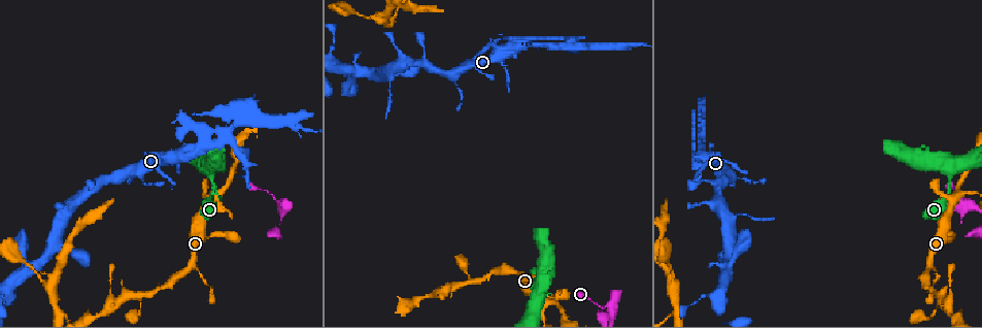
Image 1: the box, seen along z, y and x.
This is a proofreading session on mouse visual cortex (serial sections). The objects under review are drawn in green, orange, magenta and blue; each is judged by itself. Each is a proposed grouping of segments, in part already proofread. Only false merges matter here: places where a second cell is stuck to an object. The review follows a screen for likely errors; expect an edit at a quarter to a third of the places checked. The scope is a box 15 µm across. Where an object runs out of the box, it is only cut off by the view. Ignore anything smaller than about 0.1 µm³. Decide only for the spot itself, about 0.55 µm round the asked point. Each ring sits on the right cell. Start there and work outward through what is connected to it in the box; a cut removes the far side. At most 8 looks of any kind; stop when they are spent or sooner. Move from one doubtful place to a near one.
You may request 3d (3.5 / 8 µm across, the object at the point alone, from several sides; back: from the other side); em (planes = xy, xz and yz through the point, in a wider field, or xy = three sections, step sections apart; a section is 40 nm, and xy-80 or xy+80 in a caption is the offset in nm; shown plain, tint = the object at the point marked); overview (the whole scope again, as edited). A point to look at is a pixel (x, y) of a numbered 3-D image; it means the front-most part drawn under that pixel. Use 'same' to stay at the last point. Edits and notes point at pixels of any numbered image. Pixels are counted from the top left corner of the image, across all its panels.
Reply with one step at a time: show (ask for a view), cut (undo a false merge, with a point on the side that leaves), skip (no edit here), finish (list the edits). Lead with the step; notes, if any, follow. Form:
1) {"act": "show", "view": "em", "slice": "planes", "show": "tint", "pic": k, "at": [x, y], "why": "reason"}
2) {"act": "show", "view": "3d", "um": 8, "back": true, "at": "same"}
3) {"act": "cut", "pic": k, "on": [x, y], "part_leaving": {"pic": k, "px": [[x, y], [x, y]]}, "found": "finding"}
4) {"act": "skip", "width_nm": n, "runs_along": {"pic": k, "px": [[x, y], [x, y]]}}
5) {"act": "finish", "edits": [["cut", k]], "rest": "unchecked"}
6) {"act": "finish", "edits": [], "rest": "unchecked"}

{"act": "show", "view": "em", "slice": "xy", "step": 2, "show": "tint", "pic": 1, "at": [516, 45], "why": "four or more arms meet"}

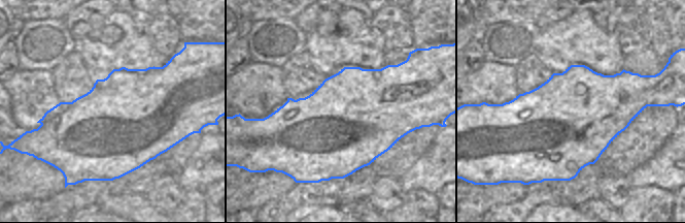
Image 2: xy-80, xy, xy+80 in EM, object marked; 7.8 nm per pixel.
{"act": "show", "view": "3d", "um": 3.5, "at": "same", "why": "wider look"}

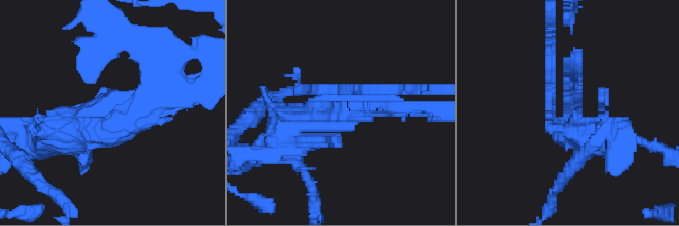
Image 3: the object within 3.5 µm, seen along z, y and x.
{"act": "cut", "pic": 3, "on": [167, 68], "width_nm": 750, "part_leaving": {"pic": 3, "px": [[367, 89], [440, 89]]}, "found": "two cells meet here"}

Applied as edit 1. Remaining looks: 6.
{"act": "show", "view": "overview", "why": "see it whole again"}

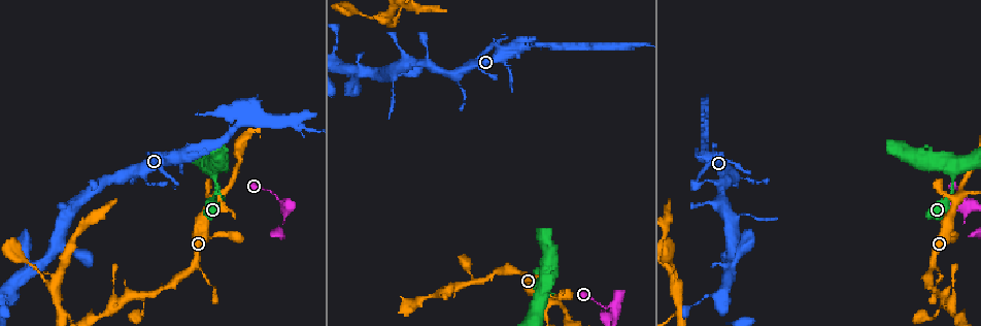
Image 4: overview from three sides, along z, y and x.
{"act": "show", "view": "3d", "um": 8, "pic": 4, "at": [705, 125], "why": "sharp bend"}

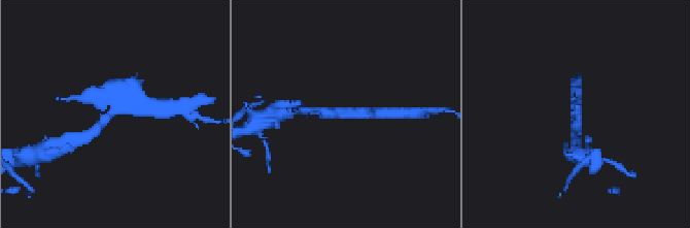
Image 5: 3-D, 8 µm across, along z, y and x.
{"act": "show", "view": "3d", "um": 3.5, "pic": 5, "at": [577, 114]}

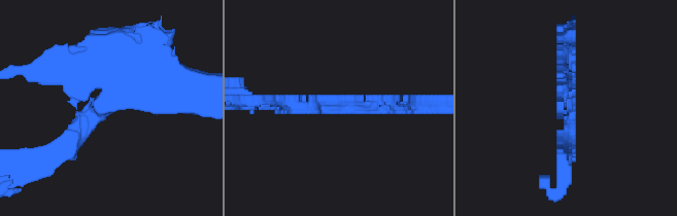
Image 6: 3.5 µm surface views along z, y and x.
{"act": "show", "view": "em", "slice": "xy", "step": 3, "show": "tint", "pic": 6, "at": [101, 106]}

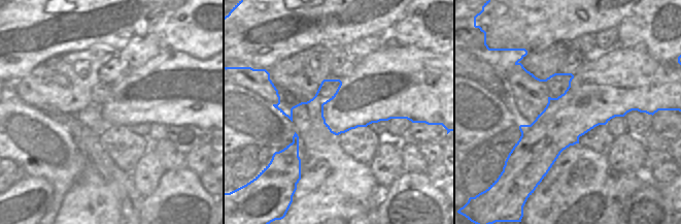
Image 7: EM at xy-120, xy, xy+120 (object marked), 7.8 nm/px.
{"act": "cut", "pic": 6, "on": [86, 74], "part_leaving": {"pic": 6, "px": [[92, 112], [124, 100], [197, 100]]}, "found": "a second cell is stuck on"}

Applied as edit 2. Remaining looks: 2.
{"act": "finish", "edits": [["cut", 3], ["cut", 6]], "rest": "unchecked"}

